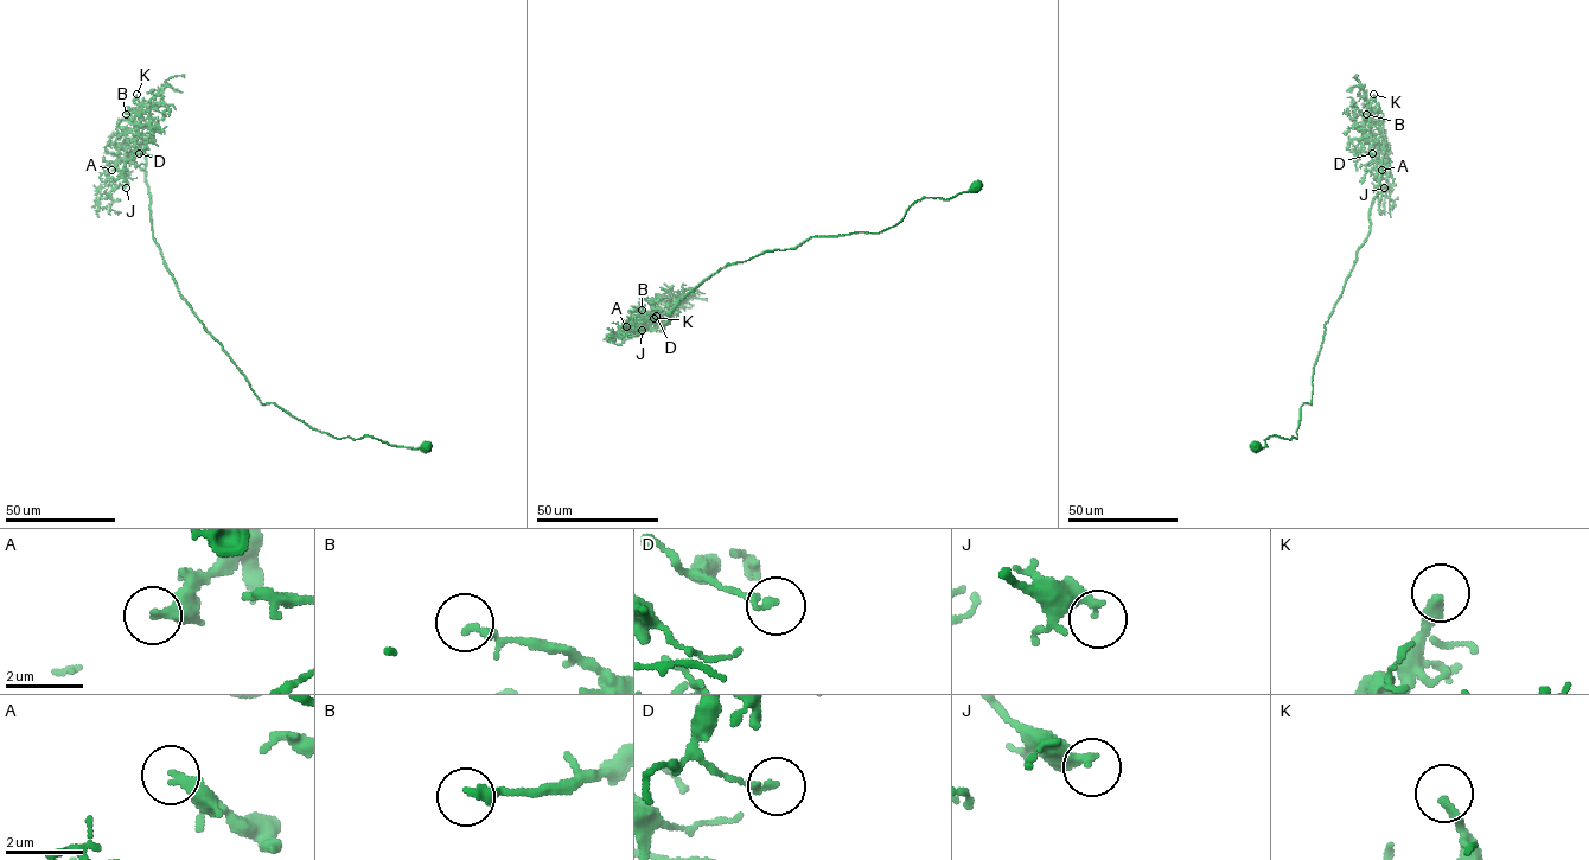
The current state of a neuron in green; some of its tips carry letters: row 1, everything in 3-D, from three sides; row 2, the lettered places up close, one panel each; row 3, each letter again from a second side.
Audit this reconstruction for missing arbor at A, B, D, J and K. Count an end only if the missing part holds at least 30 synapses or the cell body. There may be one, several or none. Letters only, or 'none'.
K

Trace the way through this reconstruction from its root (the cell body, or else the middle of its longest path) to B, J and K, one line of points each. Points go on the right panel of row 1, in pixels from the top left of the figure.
B: (1256, 446), (1272, 435), (1297, 438), (1325, 324), (1370, 229), (1385, 137), (1378, 113), (1366, 114)
J: (1256, 446), (1272, 435), (1297, 438), (1325, 324), (1370, 229), (1385, 137), (1384, 188)
K: (1256, 446), (1272, 435), (1297, 438), (1325, 324), (1370, 231), (1385, 139), (1373, 94)

